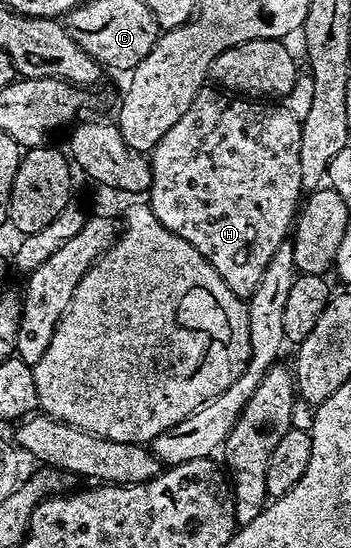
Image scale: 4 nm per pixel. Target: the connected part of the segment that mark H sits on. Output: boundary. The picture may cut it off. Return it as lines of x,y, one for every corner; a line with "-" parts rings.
205,86
200,89
194,102
190,102
190,110
186,110
186,114
182,114
182,118
178,118
178,122
174,122
174,126
170,126
170,130
166,130
164,137
157,142
150,153
152,165
150,207
152,213
156,215
158,222
162,222
162,226
166,226
166,230
170,230
186,242
190,242
190,246
194,246
194,250
198,250
198,254
202,254
206,258
206,262
210,262
210,266
214,266
214,270
218,270
222,282
226,282
226,286
230,286
232,293
245,302
254,294
254,290
258,290
258,282
262,282
262,274
266,274
266,266
270,266
270,258
274,258
278,246
282,246
289,239
298,209
302,204
302,165
298,162
302,147
300,121
298,118
294,118
294,114
290,114
290,110
283,103
261,102
256,98
229,94
216,86

